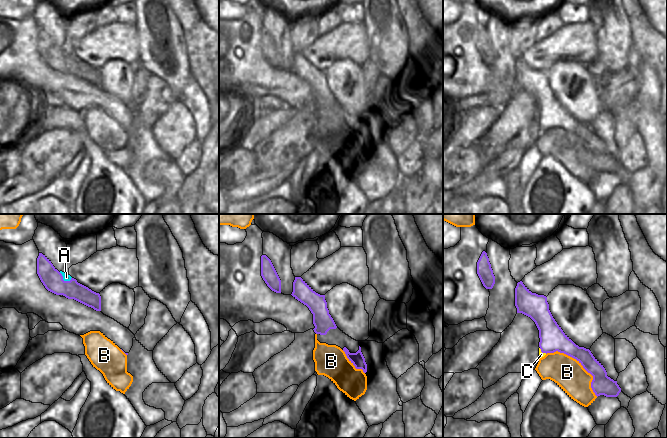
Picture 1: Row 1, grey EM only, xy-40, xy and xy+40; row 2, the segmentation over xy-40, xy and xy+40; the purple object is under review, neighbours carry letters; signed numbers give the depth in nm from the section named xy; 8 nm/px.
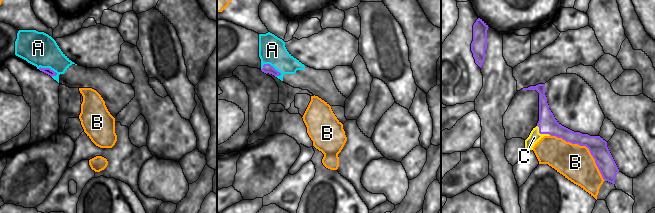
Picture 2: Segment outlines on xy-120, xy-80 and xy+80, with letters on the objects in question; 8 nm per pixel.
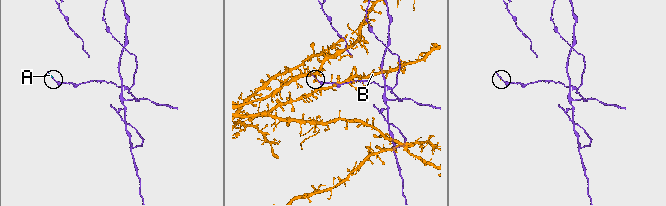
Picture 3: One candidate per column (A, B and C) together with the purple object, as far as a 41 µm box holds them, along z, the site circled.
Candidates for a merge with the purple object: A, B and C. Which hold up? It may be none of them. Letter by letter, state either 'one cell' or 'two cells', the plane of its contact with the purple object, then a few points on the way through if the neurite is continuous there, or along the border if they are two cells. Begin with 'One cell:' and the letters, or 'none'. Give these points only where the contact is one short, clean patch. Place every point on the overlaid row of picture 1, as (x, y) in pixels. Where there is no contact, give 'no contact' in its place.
One cell: none
A: two cells; contact in xy-40; border xy-40 (59, 272), (64, 280), (71, 279)
B: two cells; contact in xy+40
C: two cells; contact in xy+40; border xy+40 (539, 348), (542, 352), (546, 353)

